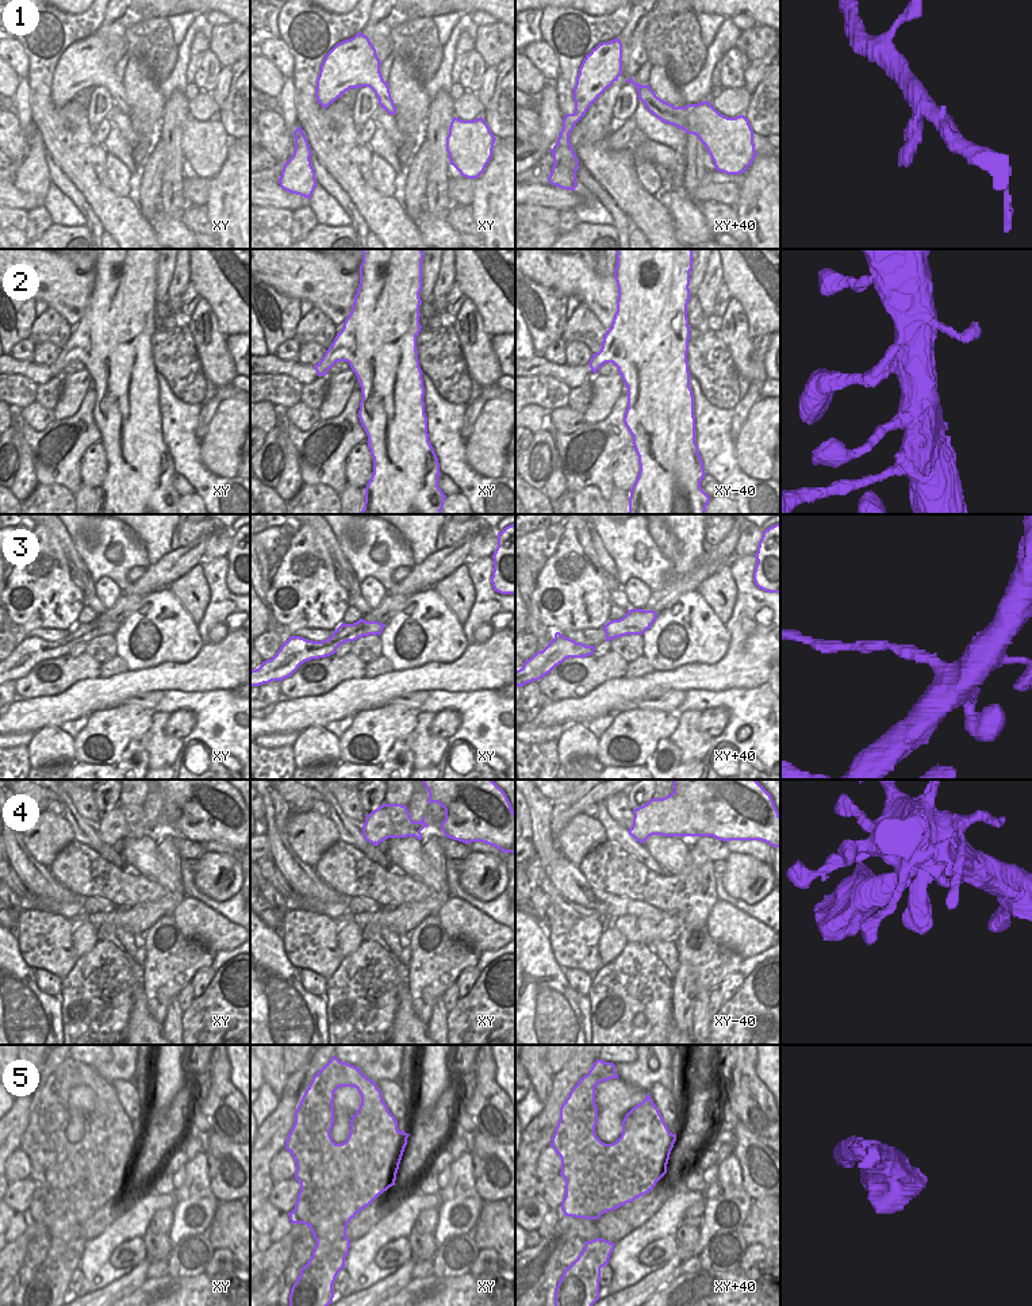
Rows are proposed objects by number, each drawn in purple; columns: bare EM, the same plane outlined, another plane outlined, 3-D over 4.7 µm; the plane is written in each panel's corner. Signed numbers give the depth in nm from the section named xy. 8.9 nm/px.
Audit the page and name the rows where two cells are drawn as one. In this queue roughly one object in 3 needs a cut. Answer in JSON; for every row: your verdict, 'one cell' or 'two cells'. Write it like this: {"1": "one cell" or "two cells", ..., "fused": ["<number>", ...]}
{"1": "one cell", "2": "one cell", "3": "two cells", "4": "one cell", "5": "two cells", "fused": ["3", "5"]}

